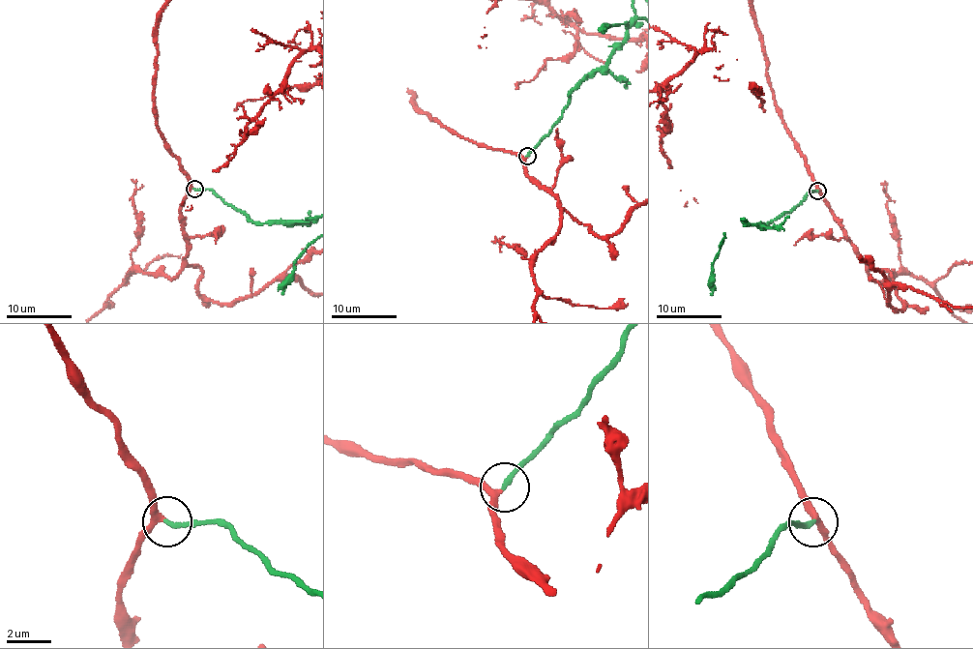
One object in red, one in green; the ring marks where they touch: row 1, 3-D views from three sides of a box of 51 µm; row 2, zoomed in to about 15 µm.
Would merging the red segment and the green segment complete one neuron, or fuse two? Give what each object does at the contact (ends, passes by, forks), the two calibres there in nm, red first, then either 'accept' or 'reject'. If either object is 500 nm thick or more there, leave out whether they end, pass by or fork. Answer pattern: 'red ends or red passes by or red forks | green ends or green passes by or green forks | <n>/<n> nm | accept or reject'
red passes by | green ends | 280/240 nm | accept

